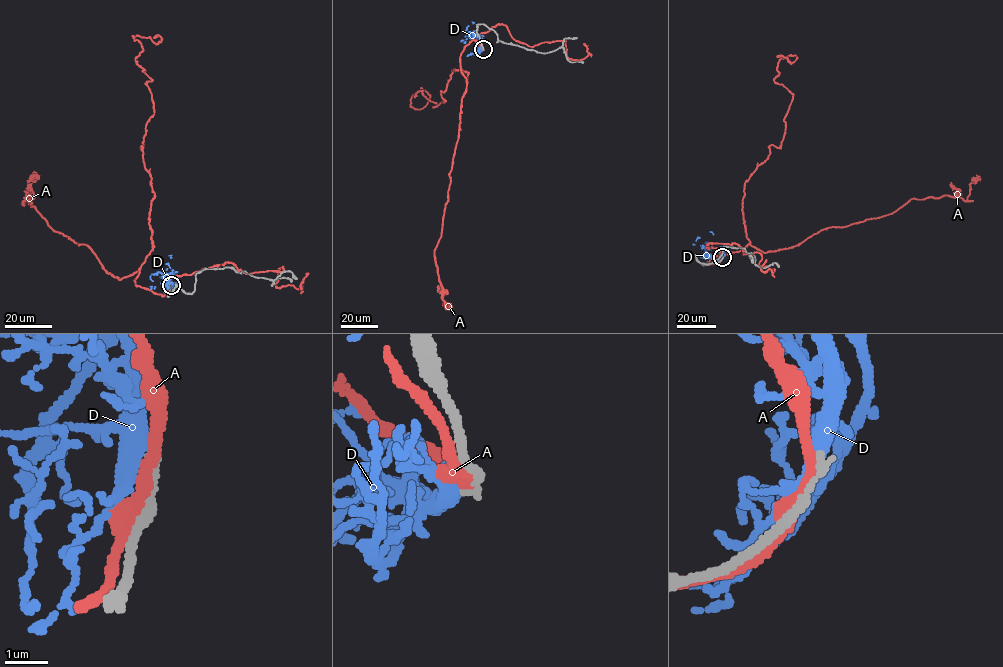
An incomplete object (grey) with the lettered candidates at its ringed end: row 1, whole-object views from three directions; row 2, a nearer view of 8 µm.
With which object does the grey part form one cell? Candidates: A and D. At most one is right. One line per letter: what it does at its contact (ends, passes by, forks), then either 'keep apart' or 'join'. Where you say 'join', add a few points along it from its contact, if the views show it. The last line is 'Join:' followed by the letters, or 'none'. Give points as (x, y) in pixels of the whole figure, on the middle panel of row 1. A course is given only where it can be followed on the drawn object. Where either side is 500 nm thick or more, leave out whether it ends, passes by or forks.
A: it passes by | keep apart
D: it forks | keep apart
Join: none

